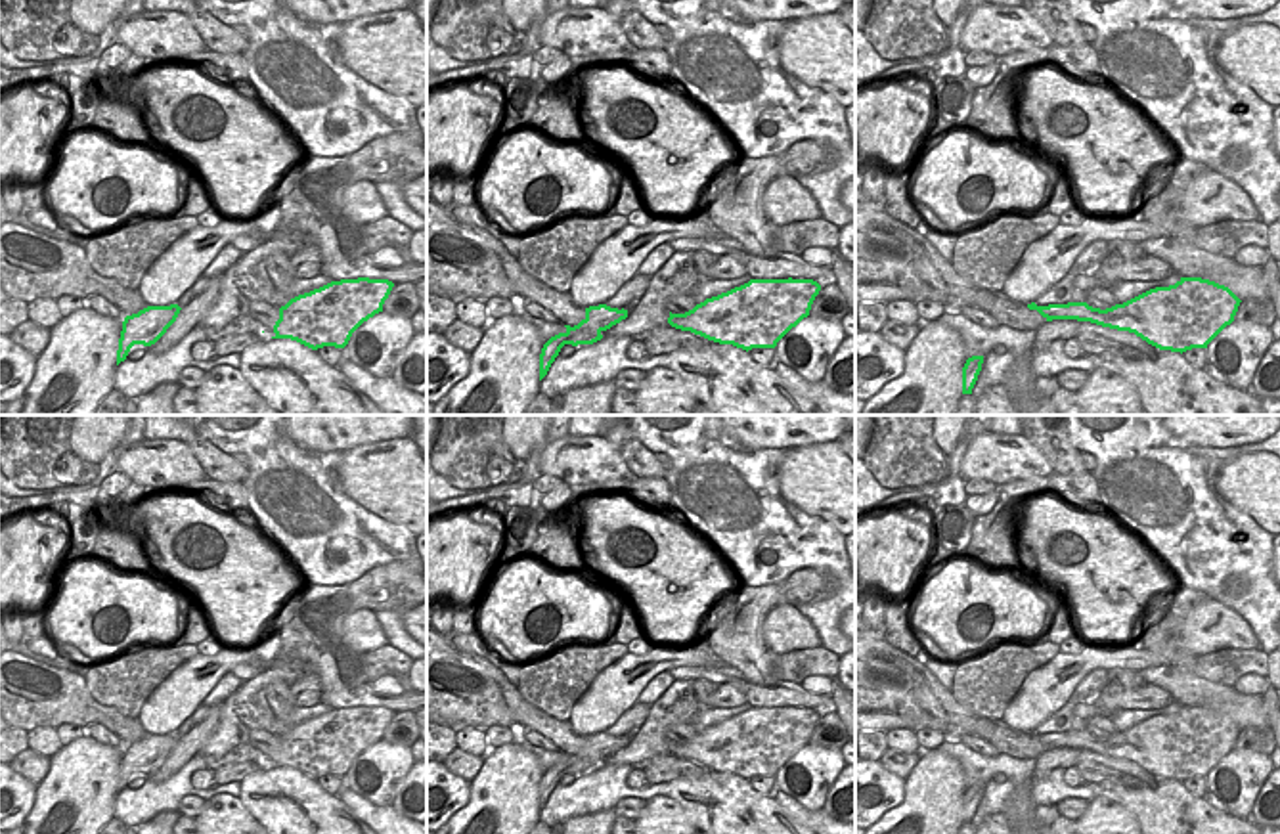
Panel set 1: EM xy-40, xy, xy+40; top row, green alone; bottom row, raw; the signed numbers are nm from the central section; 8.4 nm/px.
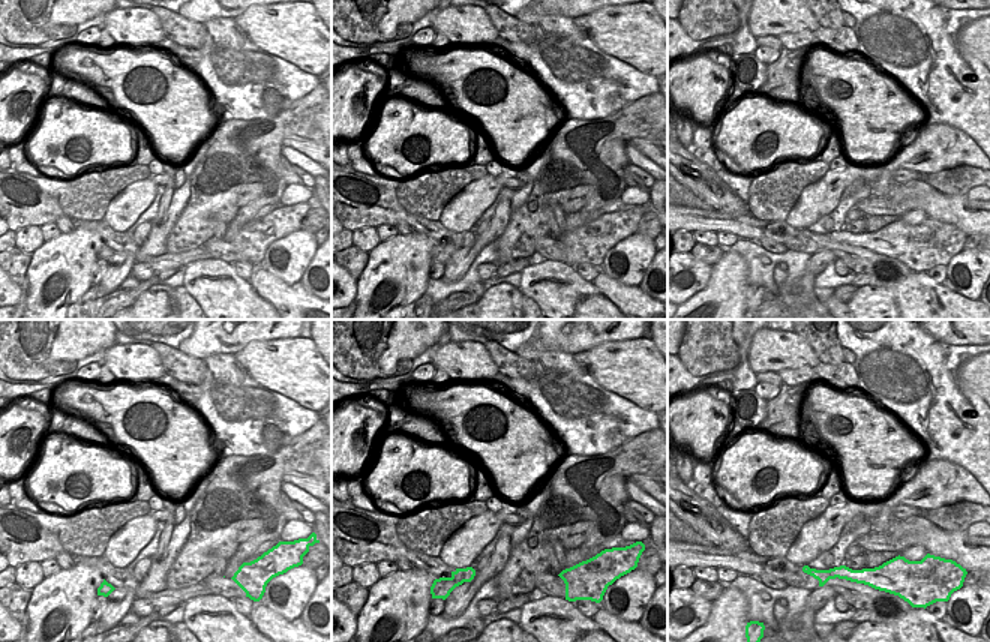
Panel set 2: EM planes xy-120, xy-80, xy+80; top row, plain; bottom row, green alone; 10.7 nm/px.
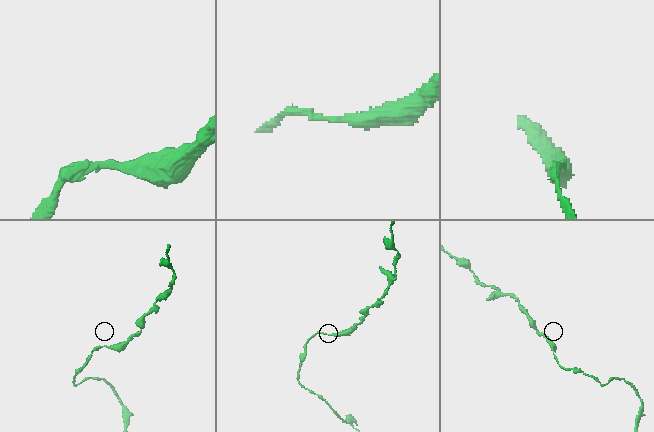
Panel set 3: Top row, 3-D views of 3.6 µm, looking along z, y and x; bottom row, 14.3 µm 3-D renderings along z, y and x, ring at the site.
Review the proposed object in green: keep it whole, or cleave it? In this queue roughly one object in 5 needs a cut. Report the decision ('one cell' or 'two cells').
one cell

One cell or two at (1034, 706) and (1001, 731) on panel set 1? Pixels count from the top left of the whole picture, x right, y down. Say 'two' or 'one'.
two

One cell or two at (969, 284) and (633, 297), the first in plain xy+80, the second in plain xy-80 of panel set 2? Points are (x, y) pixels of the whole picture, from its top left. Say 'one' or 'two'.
two

